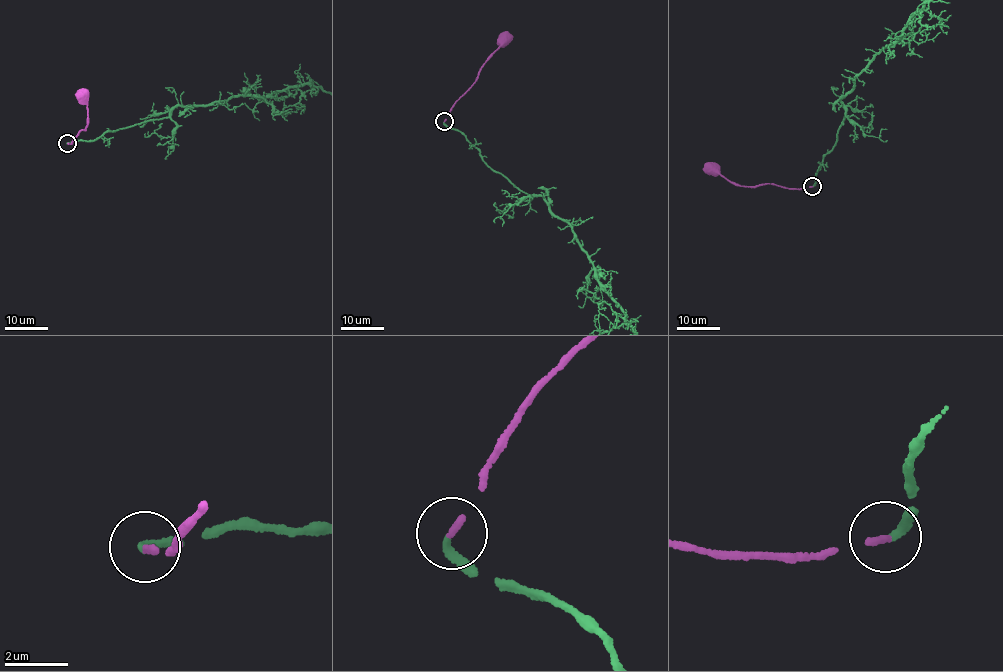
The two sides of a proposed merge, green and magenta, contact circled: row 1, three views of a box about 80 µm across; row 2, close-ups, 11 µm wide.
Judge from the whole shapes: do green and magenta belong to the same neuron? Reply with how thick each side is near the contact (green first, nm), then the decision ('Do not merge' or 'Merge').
Thickness 240 nm (green) against 200 nm. Merge

